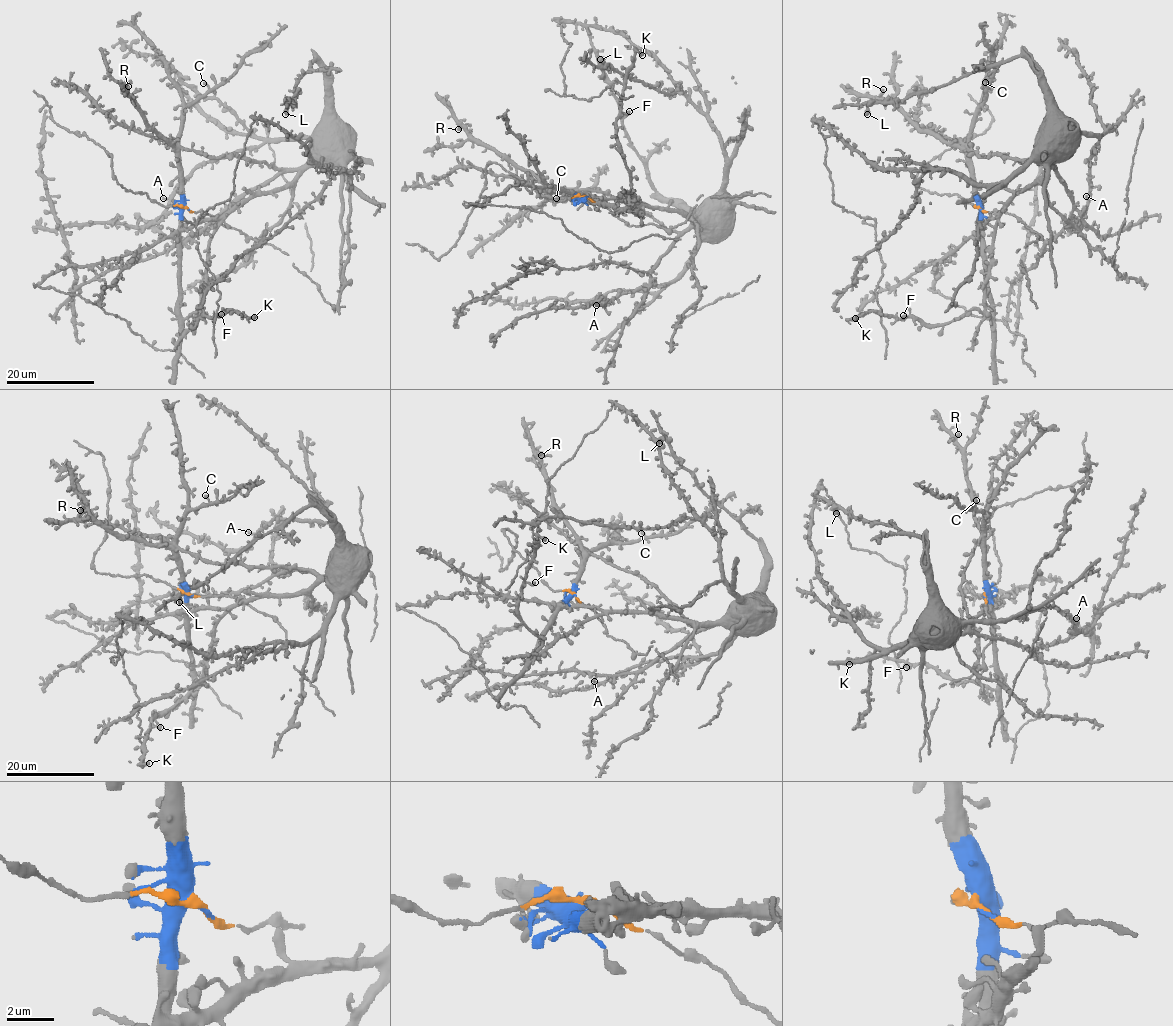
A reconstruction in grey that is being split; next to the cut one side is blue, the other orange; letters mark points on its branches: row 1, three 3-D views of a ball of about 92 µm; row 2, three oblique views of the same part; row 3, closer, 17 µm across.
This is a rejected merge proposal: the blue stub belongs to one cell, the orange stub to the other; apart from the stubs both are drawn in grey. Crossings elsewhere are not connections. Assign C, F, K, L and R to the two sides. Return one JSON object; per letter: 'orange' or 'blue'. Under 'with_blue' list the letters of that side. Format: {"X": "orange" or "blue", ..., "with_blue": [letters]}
{"C": "blue", "F": "blue", "K": "blue", "L": "orange", "R": "blue", "with_blue": ["C", "F", "K", "R"]}

